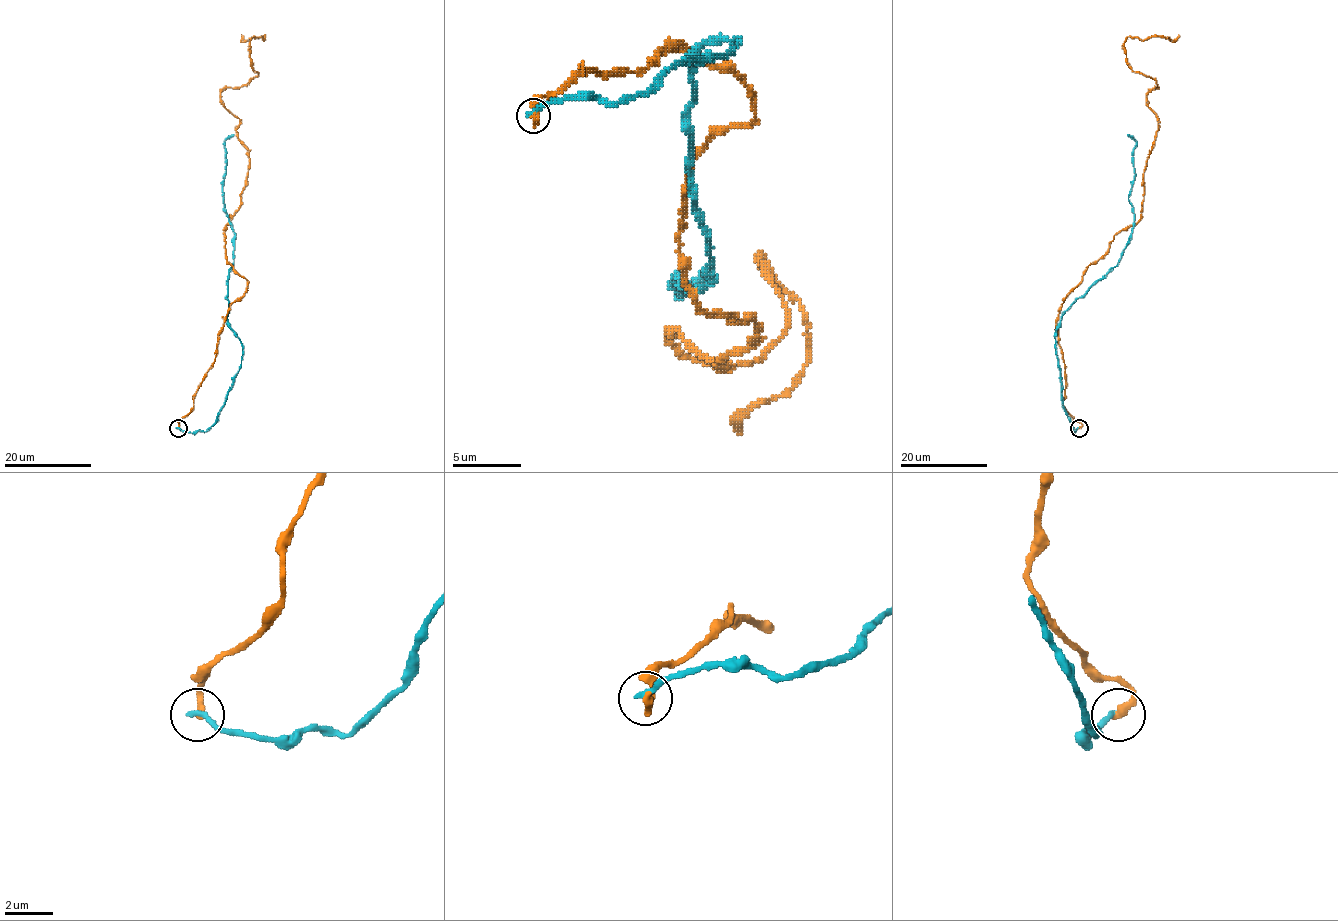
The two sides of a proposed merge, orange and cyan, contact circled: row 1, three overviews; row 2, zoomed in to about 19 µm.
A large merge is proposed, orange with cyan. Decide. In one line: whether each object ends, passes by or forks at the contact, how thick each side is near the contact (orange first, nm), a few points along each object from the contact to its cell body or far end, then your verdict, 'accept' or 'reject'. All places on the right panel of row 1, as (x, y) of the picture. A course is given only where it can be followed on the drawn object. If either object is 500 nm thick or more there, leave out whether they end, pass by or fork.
orange ends | cyan ends | 320/260 nm | orange via (1079, 428), (1056, 317), (1141, 215), (1158, 127), (1158, 85), (1124, 41), (1178, 34) | cyan via (1079, 428), (1062, 404), (1055, 330), (1117, 264), (1134, 226), (1136, 141), (1127, 134) | reject

